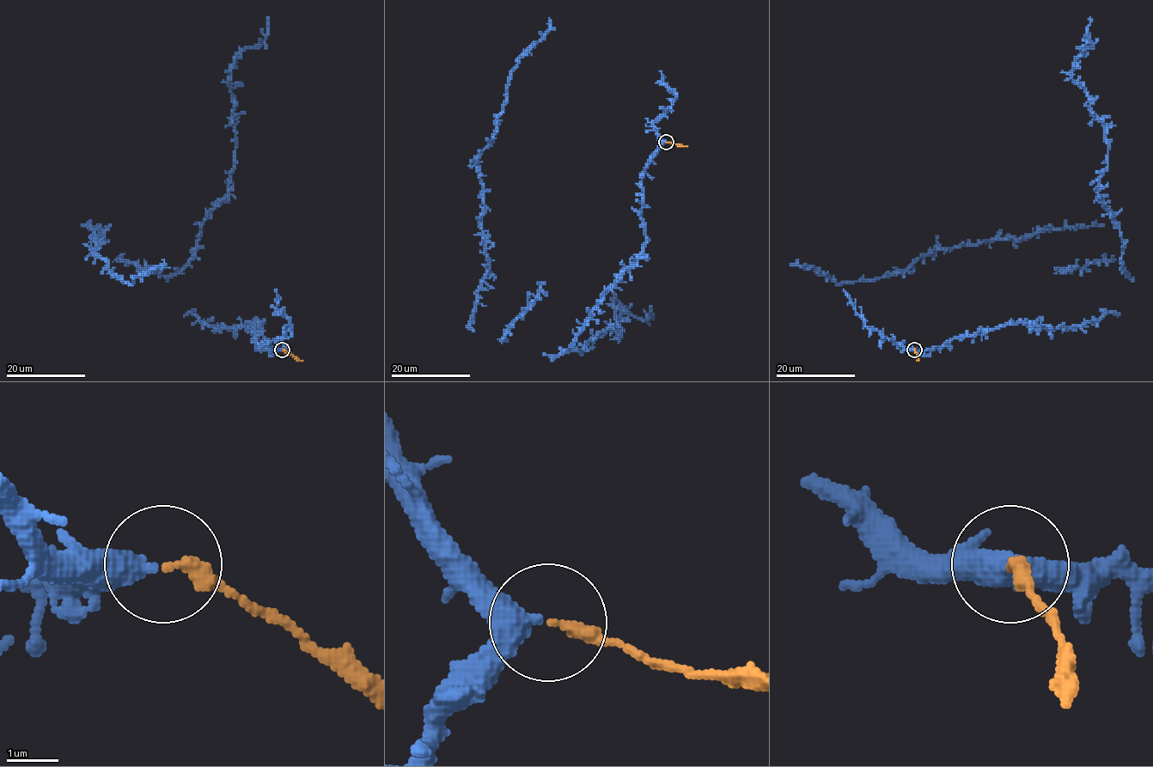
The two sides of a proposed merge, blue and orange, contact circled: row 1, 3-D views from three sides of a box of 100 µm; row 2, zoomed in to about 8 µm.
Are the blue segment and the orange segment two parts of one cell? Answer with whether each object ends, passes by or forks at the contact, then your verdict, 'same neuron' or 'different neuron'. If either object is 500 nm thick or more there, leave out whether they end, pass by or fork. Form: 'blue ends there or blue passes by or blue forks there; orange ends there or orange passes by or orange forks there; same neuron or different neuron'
blue passes by; orange ends there; different neuron

